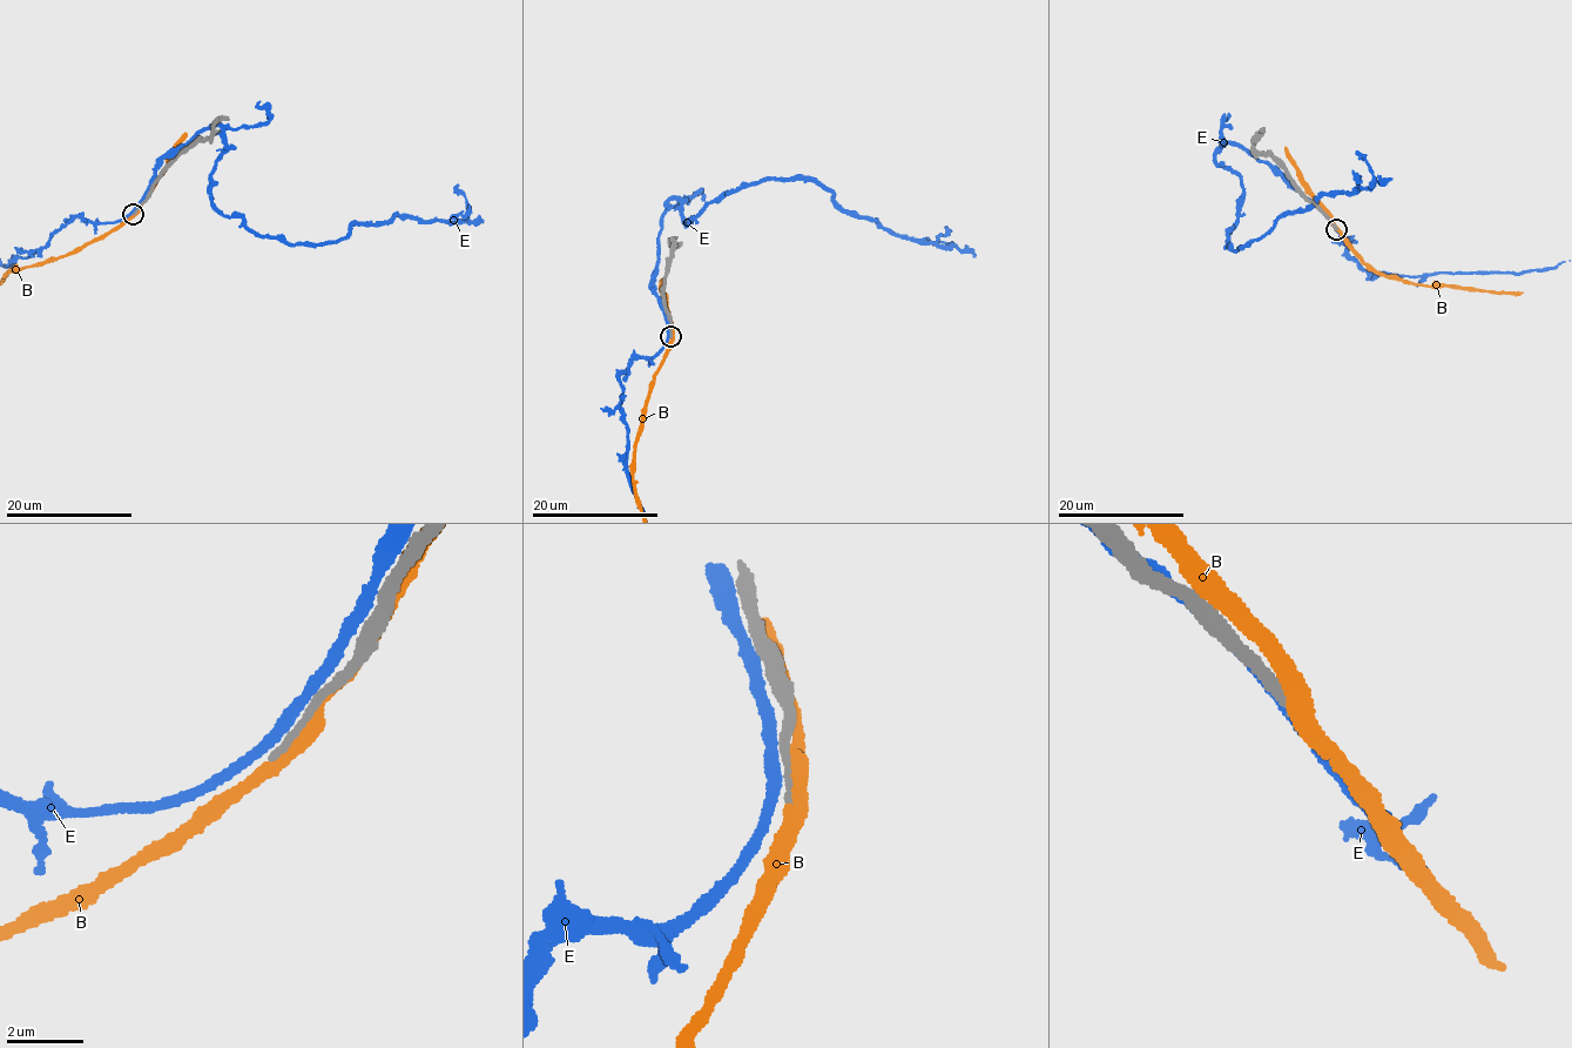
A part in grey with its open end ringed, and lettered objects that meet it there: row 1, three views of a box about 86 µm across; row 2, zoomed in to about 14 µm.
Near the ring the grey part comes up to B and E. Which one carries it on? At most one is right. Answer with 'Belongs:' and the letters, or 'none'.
Belongs: none

